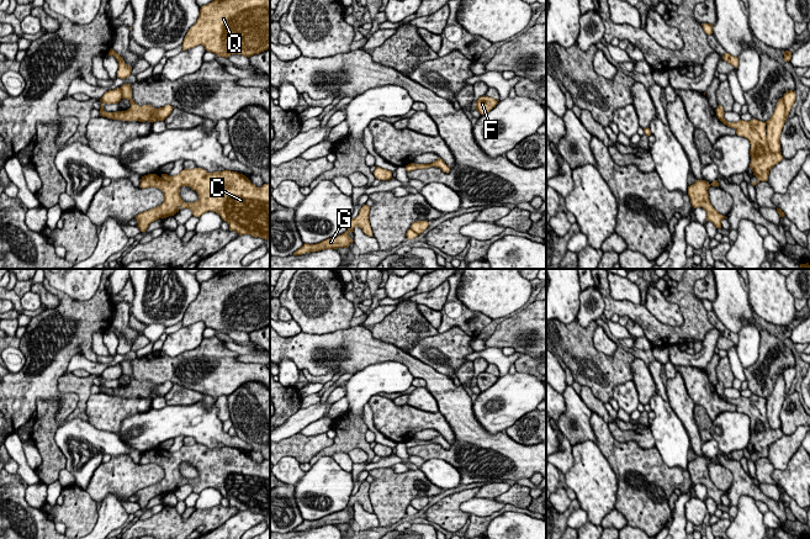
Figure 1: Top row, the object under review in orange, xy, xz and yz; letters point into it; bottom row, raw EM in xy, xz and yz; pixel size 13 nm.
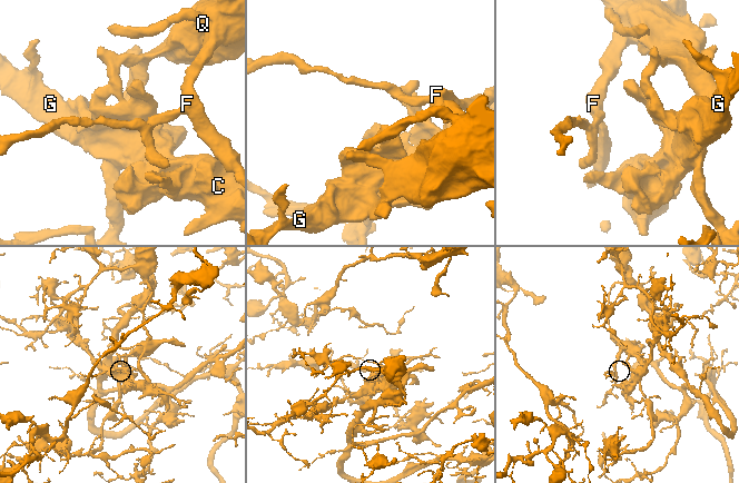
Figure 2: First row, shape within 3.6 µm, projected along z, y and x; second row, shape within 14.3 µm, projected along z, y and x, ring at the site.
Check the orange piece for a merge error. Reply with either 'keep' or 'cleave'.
cleave

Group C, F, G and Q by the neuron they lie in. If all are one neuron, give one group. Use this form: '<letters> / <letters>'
C G / F Q

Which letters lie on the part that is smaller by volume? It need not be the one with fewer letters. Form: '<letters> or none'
C, G

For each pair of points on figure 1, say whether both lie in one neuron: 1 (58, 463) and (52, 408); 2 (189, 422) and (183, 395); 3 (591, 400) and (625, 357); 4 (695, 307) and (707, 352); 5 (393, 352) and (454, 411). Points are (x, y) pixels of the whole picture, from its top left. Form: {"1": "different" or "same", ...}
{"1": "same", "2": "different", "3": "different", "4": "different", "5": "same"}

